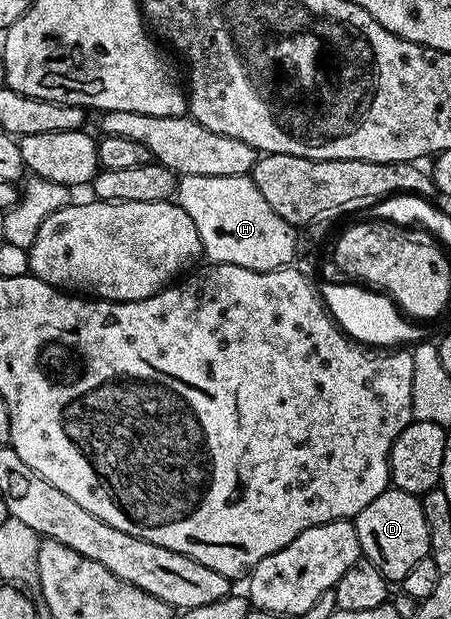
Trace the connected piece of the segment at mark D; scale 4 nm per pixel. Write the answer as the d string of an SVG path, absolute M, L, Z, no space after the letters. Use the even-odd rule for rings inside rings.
M392 486L385 489L371 506L355 517L357 537L364 559L369 560L390 582L400 582L423 557L429 555L429 531L427 518L423 518L423 506L418 497Z

